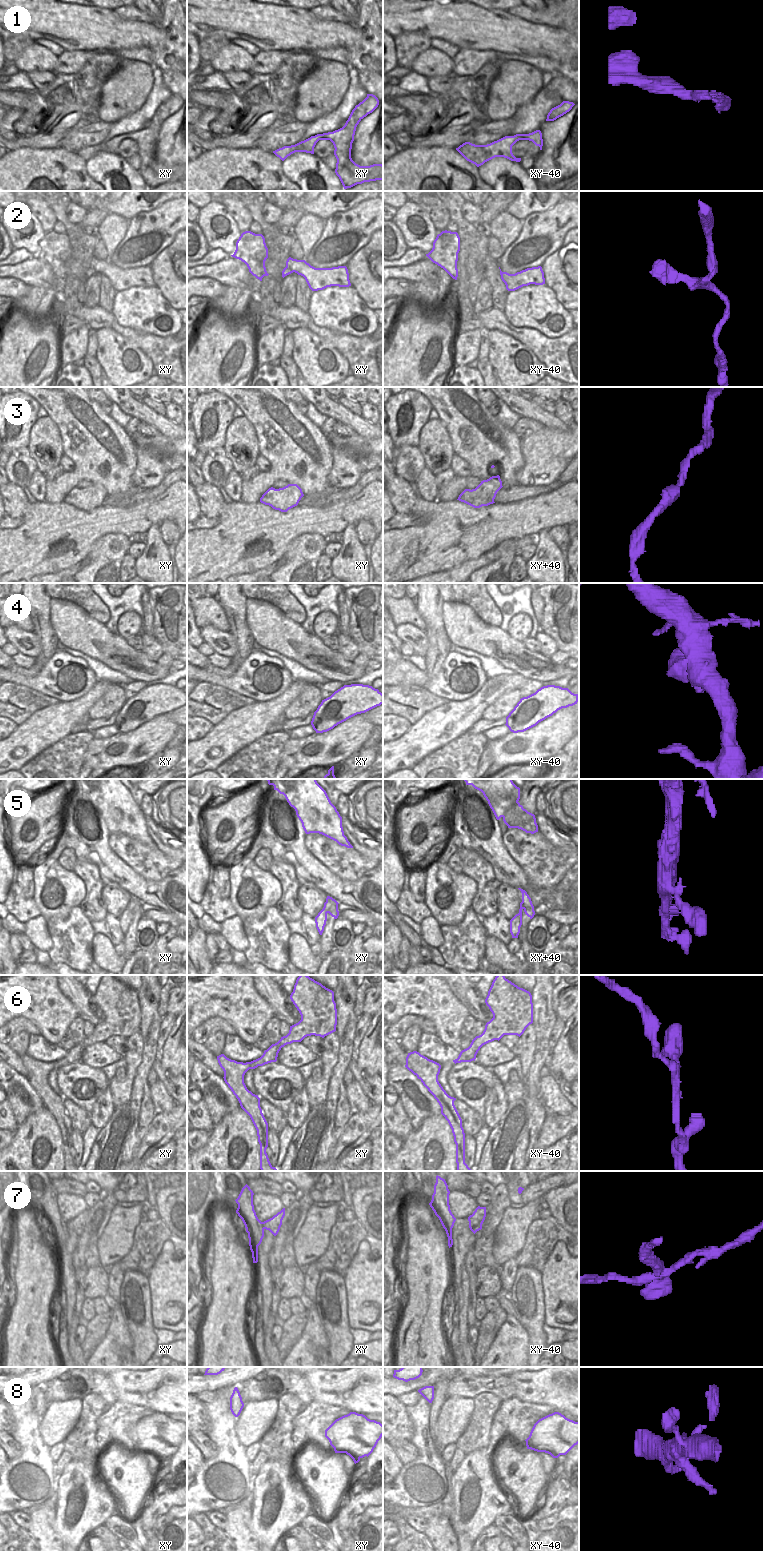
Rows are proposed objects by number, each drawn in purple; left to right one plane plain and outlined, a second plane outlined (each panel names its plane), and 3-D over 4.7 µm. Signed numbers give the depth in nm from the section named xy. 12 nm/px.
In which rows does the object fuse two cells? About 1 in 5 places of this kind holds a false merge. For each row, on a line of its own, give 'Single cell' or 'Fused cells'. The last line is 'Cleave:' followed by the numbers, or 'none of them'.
1: Single cell
2: Single cell
3: Single cell
4: Single cell
5: Single cell
6: Single cell
7: Fused cells
8: Single cell
Cleave: 7.

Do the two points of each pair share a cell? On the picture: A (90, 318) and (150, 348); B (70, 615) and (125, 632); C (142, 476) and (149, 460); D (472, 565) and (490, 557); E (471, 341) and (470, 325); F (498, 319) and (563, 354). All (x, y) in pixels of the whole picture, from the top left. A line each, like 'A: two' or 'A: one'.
A: one
B: two
C: one
D: one
E: two
F: one

